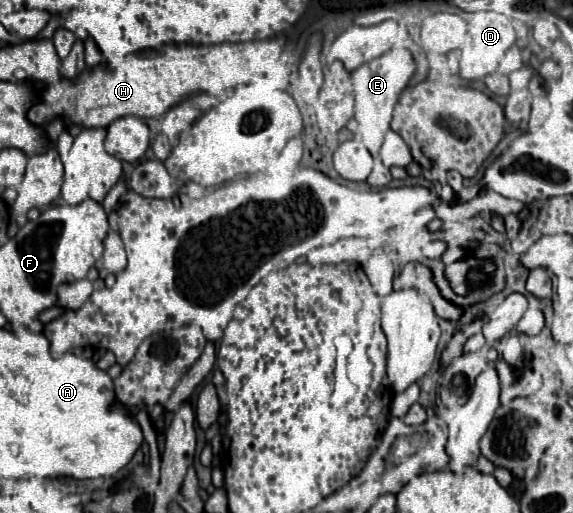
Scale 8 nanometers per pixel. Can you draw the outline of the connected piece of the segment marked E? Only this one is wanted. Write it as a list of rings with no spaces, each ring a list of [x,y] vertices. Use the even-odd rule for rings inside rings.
[[[390,49],[388,53],[360,65],[352,71],[354,83],[354,117],[358,121],[358,131],[368,147],[368,151],[376,157],[380,153],[380,145],[384,141],[384,133],[390,129],[392,107],[398,101],[398,95],[408,85],[410,75],[414,73],[414,59],[404,49]]]

